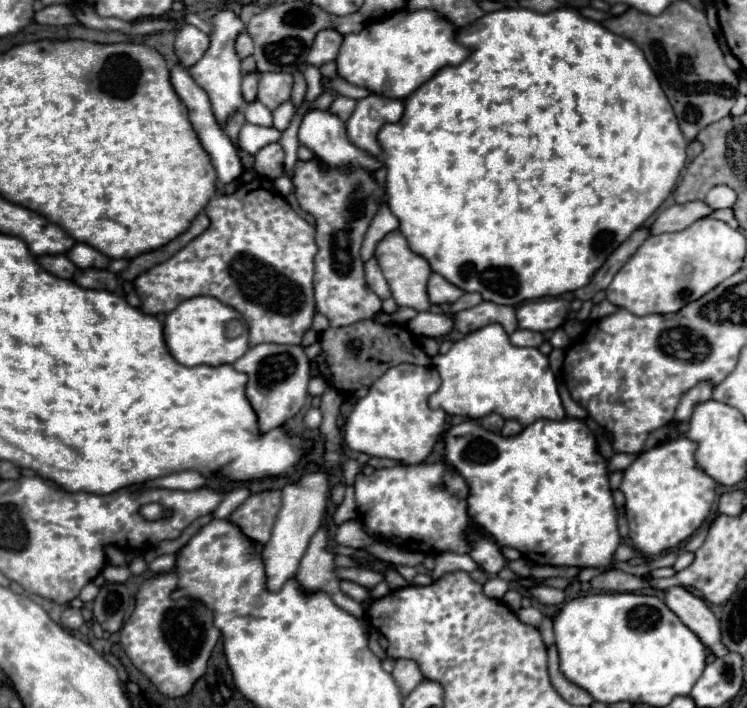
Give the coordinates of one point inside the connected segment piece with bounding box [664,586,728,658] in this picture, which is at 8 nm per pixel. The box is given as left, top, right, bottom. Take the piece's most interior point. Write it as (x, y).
(694, 612)

